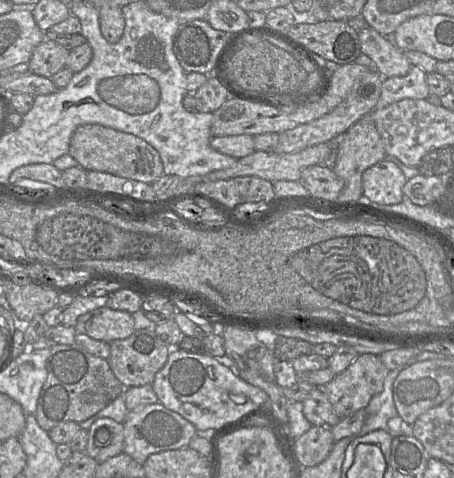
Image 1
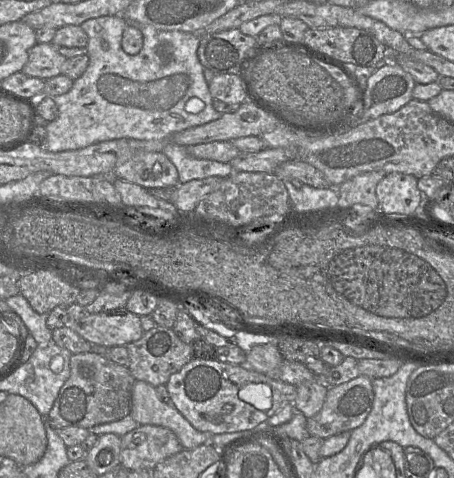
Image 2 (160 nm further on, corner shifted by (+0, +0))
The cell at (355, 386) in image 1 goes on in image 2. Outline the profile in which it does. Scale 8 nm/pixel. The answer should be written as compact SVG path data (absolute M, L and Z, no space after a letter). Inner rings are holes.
M361 374L338 386L329 387L322 409L314 417L307 419L310 436L326 439L330 436L352 431L359 427L371 411L374 393L372 379Z

